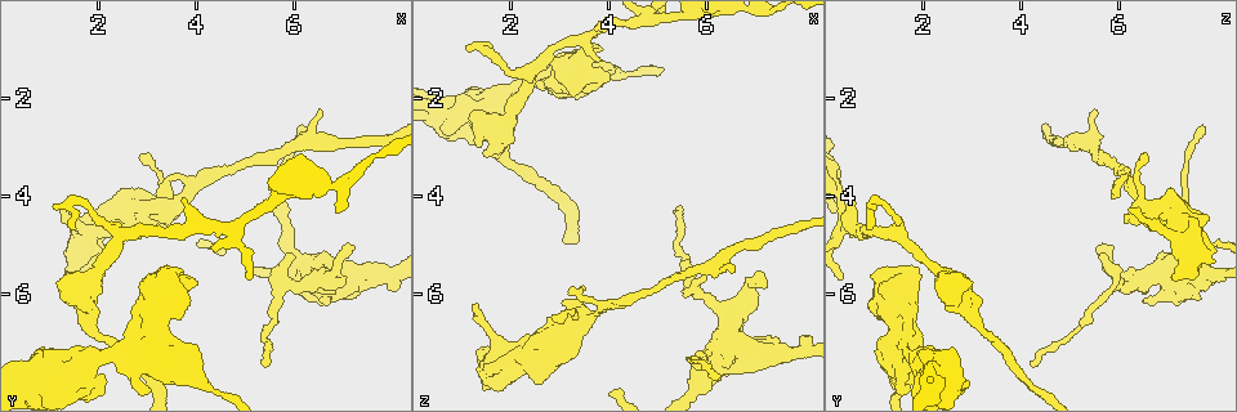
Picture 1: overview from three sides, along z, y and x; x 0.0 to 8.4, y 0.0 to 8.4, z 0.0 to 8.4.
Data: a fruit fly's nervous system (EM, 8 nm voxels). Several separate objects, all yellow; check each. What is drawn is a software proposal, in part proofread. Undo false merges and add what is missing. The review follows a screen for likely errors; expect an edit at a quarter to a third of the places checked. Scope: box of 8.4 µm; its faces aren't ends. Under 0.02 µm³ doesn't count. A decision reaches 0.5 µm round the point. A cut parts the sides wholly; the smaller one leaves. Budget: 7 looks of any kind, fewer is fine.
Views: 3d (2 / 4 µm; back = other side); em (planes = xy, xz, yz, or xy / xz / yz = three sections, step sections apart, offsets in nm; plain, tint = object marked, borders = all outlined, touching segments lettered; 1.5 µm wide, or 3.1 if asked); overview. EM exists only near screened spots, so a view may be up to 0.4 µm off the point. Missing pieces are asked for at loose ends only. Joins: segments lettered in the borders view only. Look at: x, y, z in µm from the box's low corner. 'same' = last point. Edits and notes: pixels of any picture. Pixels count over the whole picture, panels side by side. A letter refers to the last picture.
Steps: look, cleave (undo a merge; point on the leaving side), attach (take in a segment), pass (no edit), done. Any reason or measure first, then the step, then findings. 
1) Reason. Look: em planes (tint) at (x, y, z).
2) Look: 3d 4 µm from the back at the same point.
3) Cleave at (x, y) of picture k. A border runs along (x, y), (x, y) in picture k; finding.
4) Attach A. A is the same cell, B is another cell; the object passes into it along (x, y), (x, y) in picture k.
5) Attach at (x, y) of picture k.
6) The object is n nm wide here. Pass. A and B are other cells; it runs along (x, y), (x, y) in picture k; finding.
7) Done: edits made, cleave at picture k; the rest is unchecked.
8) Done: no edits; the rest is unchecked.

An open end. Look: em xy step 8 (borders) at (3.55, 6.10, 1.95).

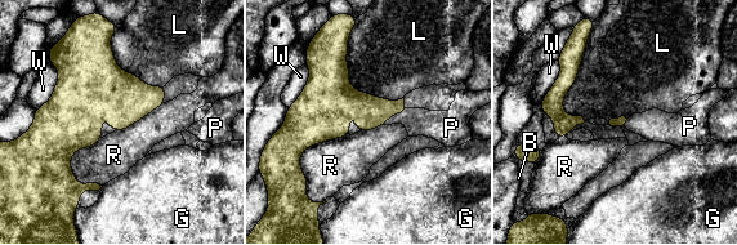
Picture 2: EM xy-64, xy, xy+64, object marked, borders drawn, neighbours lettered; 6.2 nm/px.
Another direction. Look: em planes (borders) at the same point.

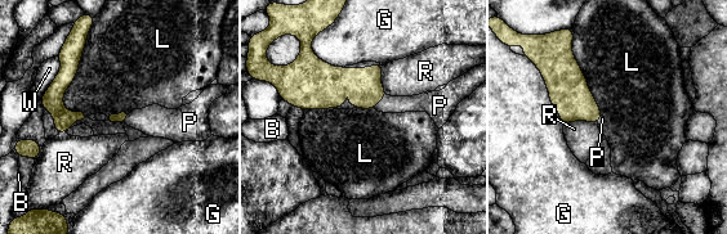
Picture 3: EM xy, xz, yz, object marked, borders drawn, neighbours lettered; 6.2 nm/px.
Attach P. P is the same cell, B, G, L, R and W are other cells; the object passes into it along (365, 84), (380, 99), (416, 103) in picture 3; it goes on there.

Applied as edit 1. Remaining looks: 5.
Redraw. Look: overview.

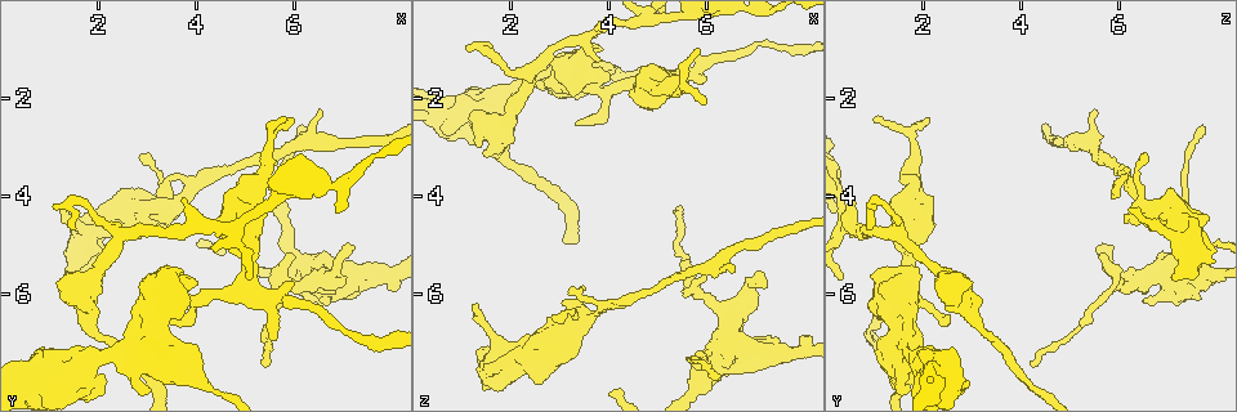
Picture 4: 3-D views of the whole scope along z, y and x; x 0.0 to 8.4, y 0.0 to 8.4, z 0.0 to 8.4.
Free end. Look: em xy step 8 (tint) at (3.70, 4.10, 0.55).

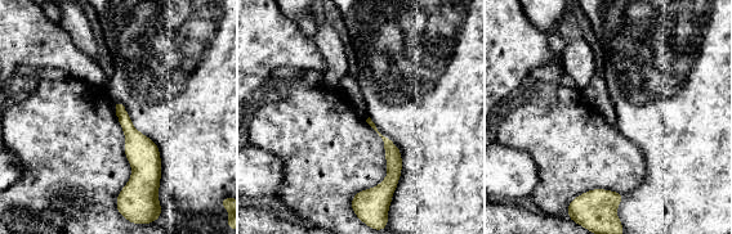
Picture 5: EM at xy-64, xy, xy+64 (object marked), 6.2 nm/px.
Look: em planes (borders) at the same point.

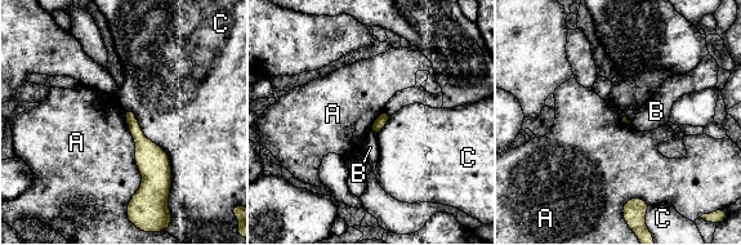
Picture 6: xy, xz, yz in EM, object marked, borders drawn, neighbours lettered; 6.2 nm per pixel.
Pass. A, B and C are other cells; none of them fits.

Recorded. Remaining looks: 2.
Done: edits made, attach at picture 3; the rest is unchecked.

